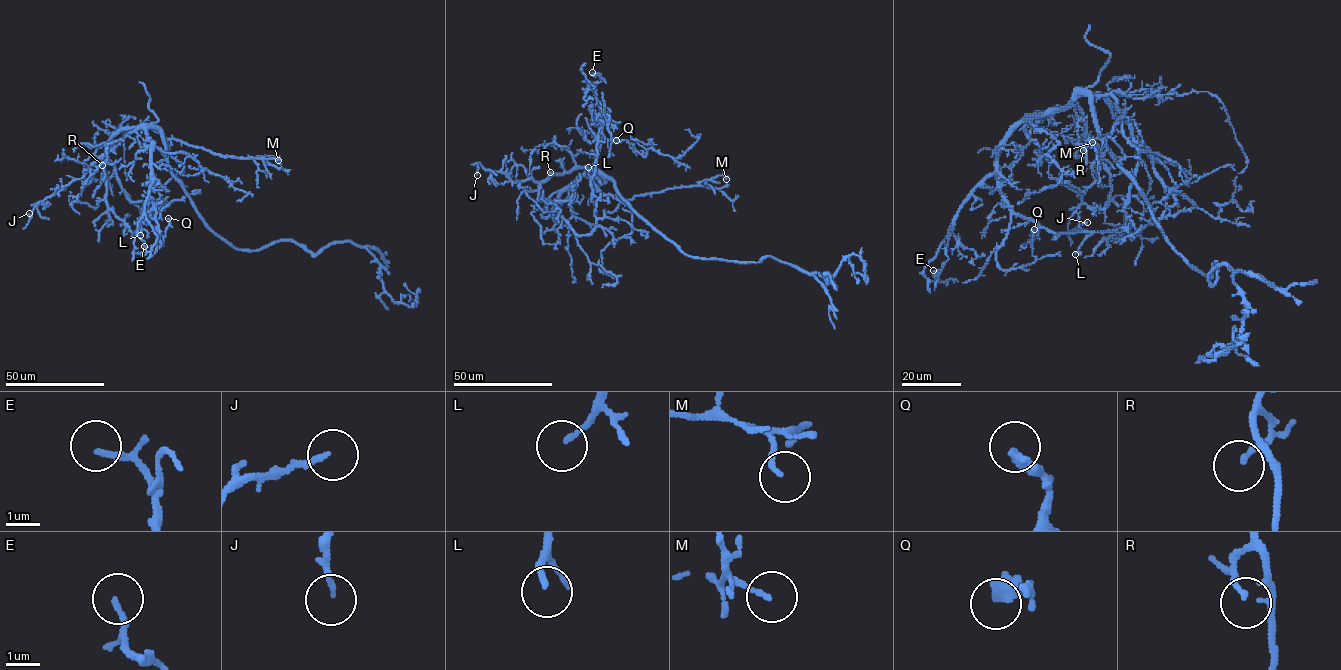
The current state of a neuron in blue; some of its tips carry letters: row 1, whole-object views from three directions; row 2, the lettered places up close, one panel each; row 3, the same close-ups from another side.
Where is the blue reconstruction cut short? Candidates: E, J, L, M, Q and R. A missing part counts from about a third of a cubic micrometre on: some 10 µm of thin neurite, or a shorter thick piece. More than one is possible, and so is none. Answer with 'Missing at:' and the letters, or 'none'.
Missing at: none

